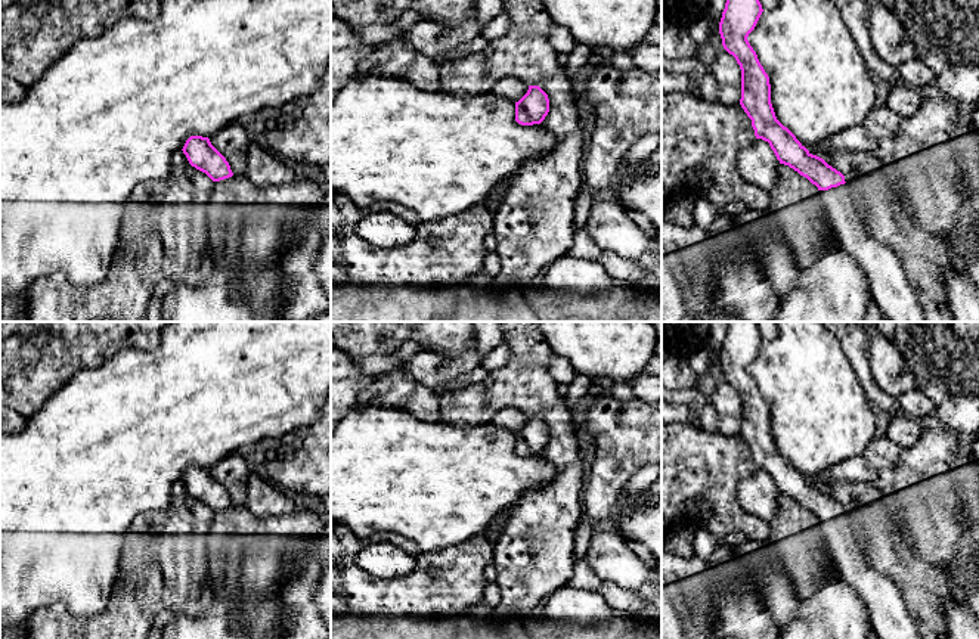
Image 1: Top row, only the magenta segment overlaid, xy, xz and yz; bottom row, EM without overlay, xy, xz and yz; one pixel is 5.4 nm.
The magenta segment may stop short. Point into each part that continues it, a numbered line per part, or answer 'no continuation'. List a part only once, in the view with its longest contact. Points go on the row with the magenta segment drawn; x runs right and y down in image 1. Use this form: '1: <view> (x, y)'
1: yz (892, 291)

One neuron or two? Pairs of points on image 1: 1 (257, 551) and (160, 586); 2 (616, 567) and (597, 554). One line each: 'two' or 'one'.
1: two
2: one

